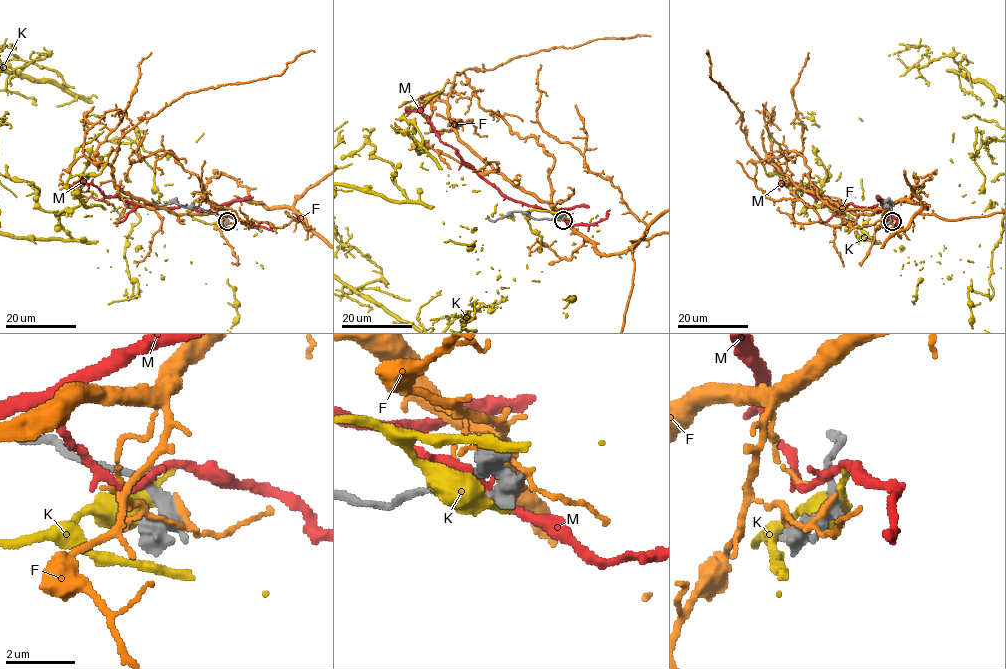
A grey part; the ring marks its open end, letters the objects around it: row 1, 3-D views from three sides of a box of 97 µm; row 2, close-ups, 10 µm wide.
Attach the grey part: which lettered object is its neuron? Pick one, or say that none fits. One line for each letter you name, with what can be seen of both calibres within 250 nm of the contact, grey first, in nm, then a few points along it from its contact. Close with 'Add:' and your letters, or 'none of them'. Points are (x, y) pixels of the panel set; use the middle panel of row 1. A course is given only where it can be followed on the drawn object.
Add: none of them

